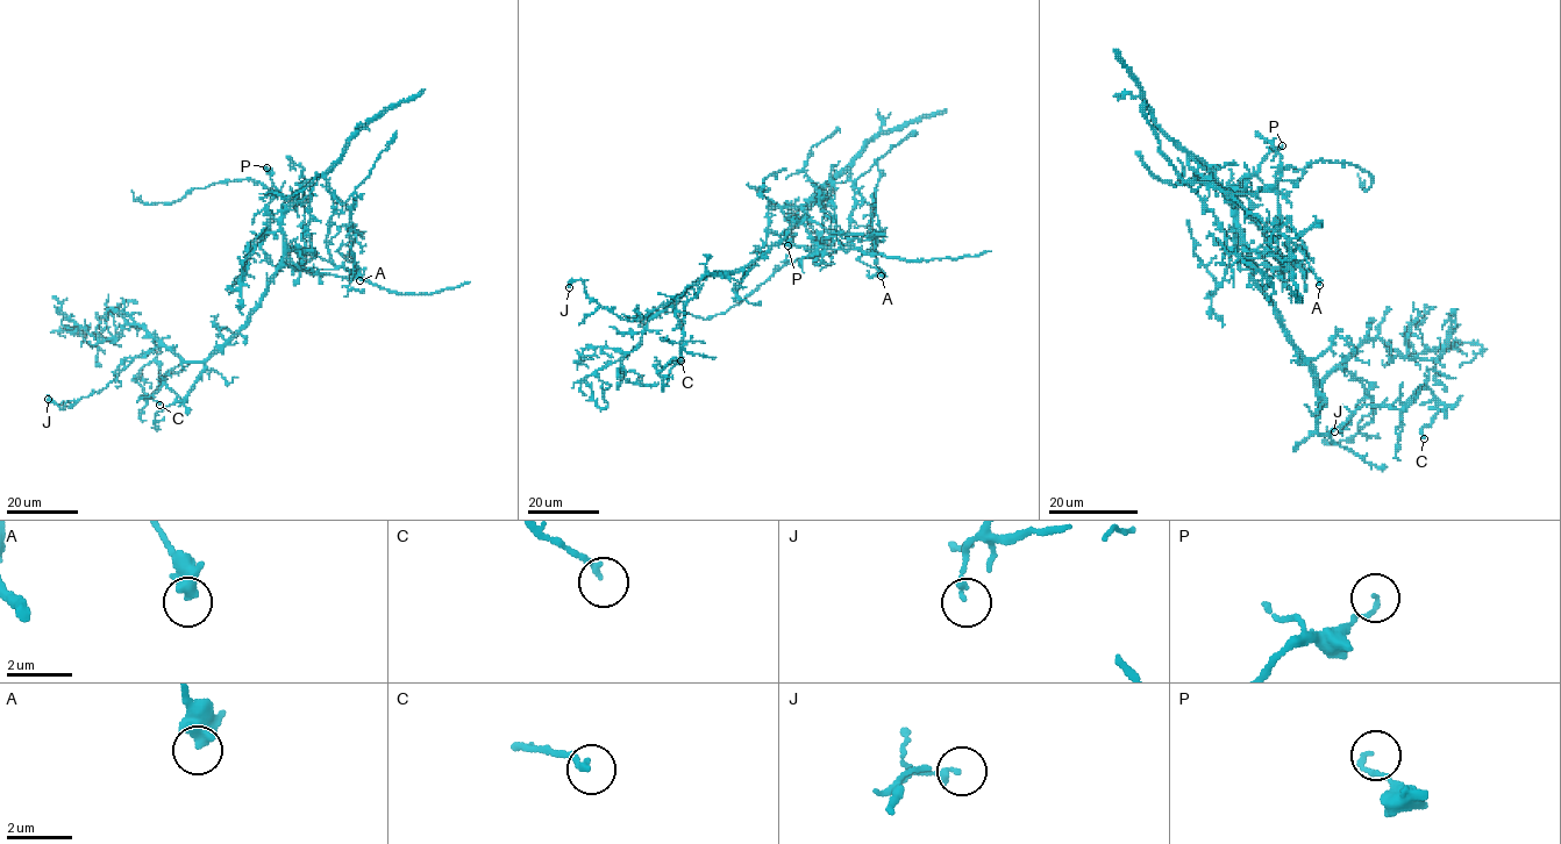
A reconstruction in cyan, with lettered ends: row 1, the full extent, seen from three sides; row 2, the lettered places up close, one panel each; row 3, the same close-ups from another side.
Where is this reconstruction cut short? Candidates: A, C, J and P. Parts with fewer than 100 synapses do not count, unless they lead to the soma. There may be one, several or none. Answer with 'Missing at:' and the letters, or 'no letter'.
Missing at: no letter

